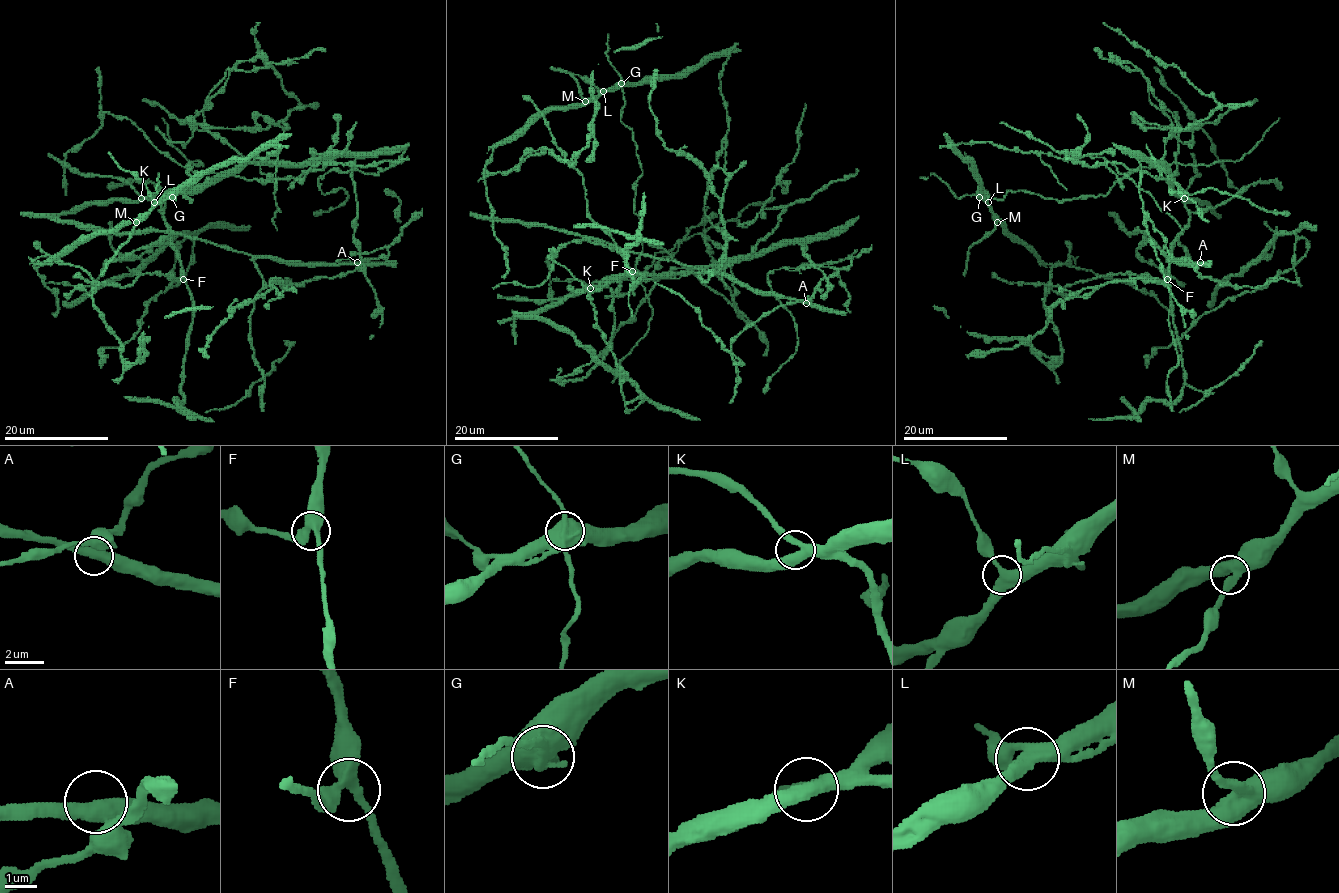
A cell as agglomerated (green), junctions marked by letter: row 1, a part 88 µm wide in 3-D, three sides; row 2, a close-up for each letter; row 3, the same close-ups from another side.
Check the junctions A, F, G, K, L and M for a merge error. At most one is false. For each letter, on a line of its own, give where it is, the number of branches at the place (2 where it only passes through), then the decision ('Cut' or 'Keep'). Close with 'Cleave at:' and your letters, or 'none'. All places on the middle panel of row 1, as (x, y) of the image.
A: Place: (806, 303). Branches: 3. Keep
F: Place: (632, 271). Branches: 3. Keep
G: Place: (621, 83). Branches: 3. Cut
K: Place: (590, 288). Branches: 3. Keep
L: Place: (603, 91). Branches: 3. Keep
M: Place: (585, 101). Branches: 3. Keep
Cleave at: G

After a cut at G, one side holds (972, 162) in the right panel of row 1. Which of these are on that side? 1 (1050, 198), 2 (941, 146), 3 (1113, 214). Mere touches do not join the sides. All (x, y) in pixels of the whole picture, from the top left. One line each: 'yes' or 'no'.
1: no
2: yes
3: yes

